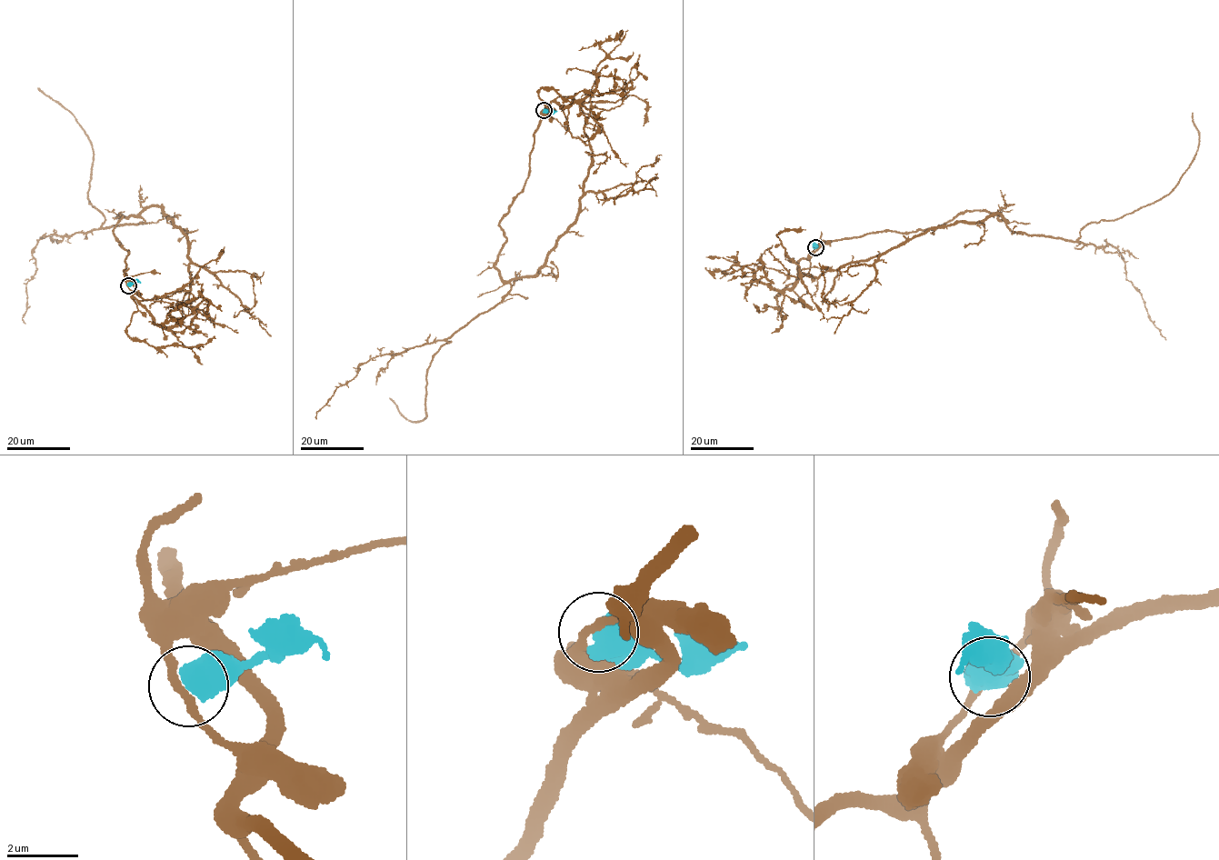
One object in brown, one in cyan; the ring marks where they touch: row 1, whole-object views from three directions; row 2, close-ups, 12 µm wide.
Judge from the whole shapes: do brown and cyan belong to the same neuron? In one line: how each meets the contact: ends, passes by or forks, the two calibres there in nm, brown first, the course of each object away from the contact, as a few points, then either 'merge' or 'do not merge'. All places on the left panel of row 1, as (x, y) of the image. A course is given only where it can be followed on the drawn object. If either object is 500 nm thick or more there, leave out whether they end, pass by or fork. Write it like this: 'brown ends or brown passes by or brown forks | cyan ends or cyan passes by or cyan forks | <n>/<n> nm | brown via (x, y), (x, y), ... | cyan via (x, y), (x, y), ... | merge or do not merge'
220/750 nm | brown via (128, 285), (130, 252), (113, 231), (120, 214), (159, 206), (186, 237), (190, 288), (175, 309), (138, 290) | cyan via (128, 285), (140, 283) | do not merge

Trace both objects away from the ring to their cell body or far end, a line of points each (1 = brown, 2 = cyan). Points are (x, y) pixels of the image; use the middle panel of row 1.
1: (544, 109), (528, 177), (499, 224), (504, 280), (534, 276), (579, 208), (597, 77), (566, 74)
2: (544, 110), (556, 111)

